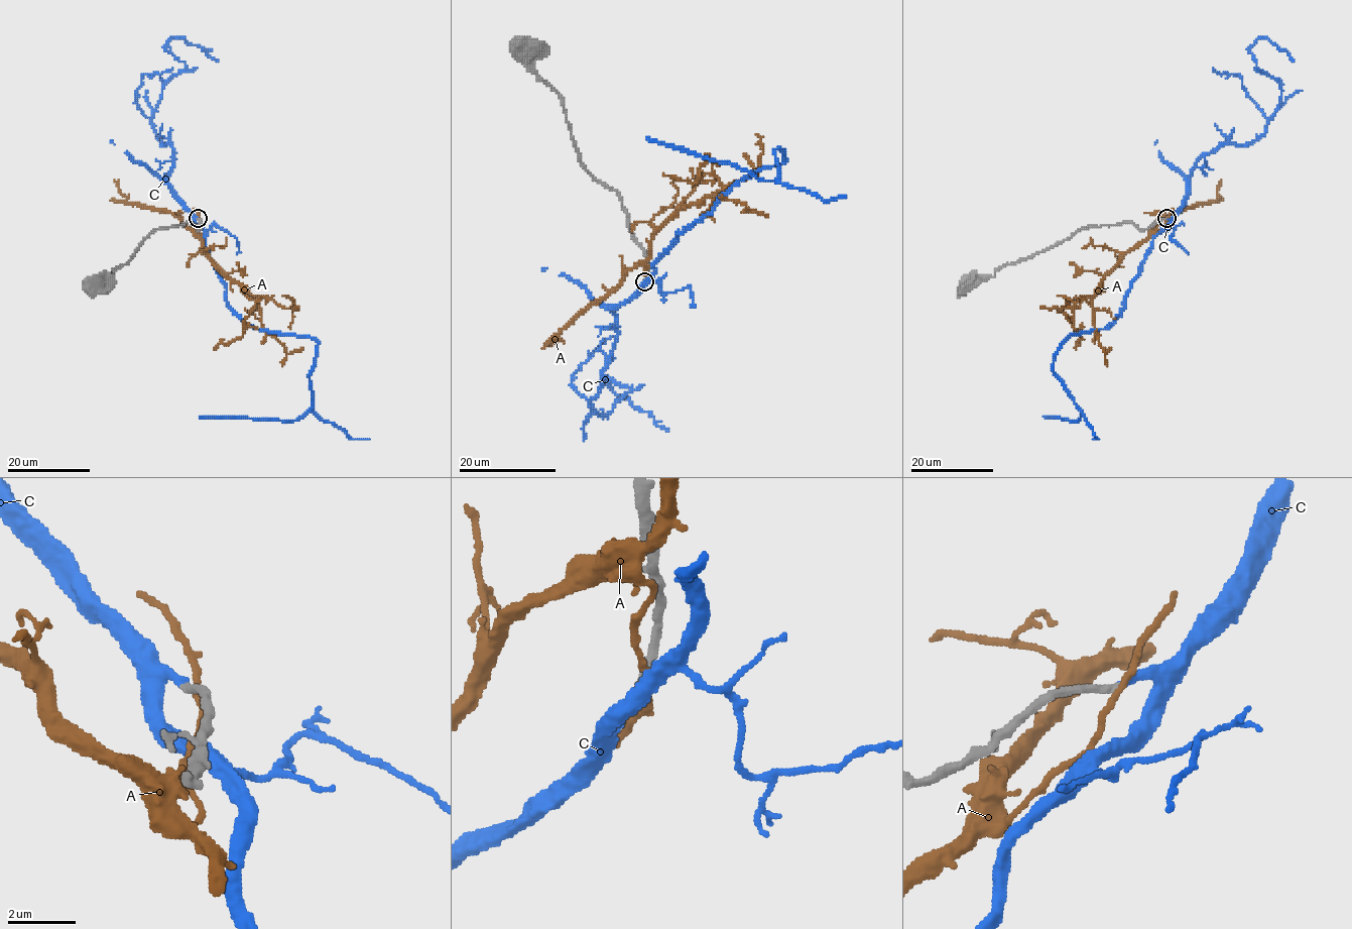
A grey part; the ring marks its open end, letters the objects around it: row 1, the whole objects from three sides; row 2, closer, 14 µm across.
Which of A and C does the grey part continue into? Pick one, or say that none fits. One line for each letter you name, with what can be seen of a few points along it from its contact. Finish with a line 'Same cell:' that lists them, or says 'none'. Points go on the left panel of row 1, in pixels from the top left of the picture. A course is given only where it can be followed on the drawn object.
C: course (199, 219), (229, 307), (255, 328), (317, 342), (310, 374), (312, 405), (301, 417), (199, 417)
Same cell: C

